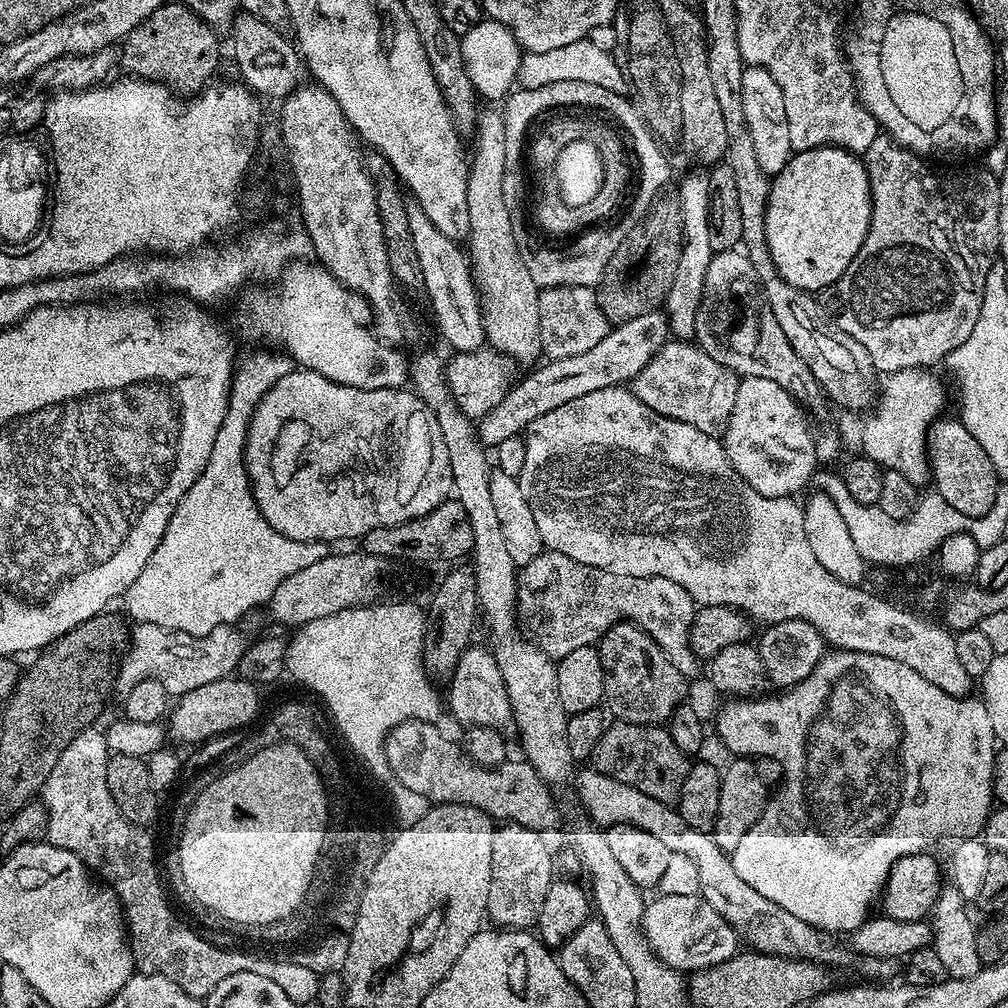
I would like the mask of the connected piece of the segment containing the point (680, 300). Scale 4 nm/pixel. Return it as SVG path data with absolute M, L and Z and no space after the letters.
M692 172L681 184L678 184L680 205L682 206L682 258L678 258L678 274L670 282L666 301L666 315L671 335L678 340L691 341L696 334L696 315L702 302L702 290L706 282L706 270L710 270L714 251L710 246L710 222L708 211L711 208L711 196L707 175Z

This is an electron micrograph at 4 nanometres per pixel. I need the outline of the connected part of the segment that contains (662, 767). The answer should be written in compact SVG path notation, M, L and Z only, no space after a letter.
M623 722L613 725L613 728L612 725L605 727L598 746L591 754L591 767L604 775L613 776L626 786L632 786L656 798L658 802L671 805L679 801L690 760L682 750L678 750L678 746L674 746L674 738L670 738L667 727Z

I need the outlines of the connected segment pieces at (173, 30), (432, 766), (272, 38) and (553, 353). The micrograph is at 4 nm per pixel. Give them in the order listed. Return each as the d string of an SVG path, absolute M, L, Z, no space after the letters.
M166 2L158 10L154 10L154 14L150 14L150 18L146 18L138 26L134 26L134 30L130 30L130 34L124 37L122 47L119 49L118 64L121 69L124 67L125 70L128 71L125 73L127 73L129 77L139 78L149 82L163 82L165 85L171 86L173 89L176 87L180 92L192 92L188 94L196 94L199 93L201 89L203 89L205 85L209 83L209 81L211 81L208 79L215 74L216 67L218 67L220 64L220 40L221 37L215 31L213 31L212 28L206 26L206 22L202 22L202 18L198 18L198 14L194 14L194 10L190 10L182 2L176 2L176 4Z
M407 720L395 724L384 739L384 757L388 763L387 771L396 776L399 787L408 788L414 794L424 797L433 805L437 804L469 804L491 816L496 822L511 822L523 827L533 828L539 832L547 832L558 822L560 814L550 794L549 785L533 770L523 758L509 758L502 764L485 766L472 763L471 756L459 743L447 740L436 729L435 723L426 720Z
M247 14L237 16L230 29L231 36L232 56L236 59L237 70L240 71L241 78L239 77L239 79L257 97L287 98L305 83L306 65L297 45L285 33L266 26L266 22L262 22L262 18L254 18Z
M580 284L541 289L538 314L542 354L548 360L564 359L591 350L612 327L600 305L597 291L593 287L582 287Z

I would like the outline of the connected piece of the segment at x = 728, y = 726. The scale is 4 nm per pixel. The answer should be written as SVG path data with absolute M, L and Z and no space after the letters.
M837 647L835 650L825 651L818 666L810 670L805 680L799 680L791 688L776 695L780 696L768 696L765 700L748 698L745 699L748 700L745 704L728 704L716 716L716 728L724 732L725 746L736 752L732 754L773 756L778 758L784 771L782 783L764 805L764 812L758 818L758 822L754 822L754 826L746 830L742 842L738 842L738 846L730 853L734 870L751 881L754 890L772 899L778 906L799 913L803 922L812 924L823 933L851 934L869 919L868 907L875 900L877 903L881 899L890 870L894 862L898 862L898 858L931 849L931 844L943 836L964 838L969 834L979 833L988 823L988 817L994 808L992 764L996 761L998 751L994 727L990 724L990 715L982 699L951 696L946 694L946 690L938 690L934 682L926 682L926 678L922 678L918 670L910 670L910 666L902 666L902 662L894 658L884 658L876 653L855 652L846 648Z

